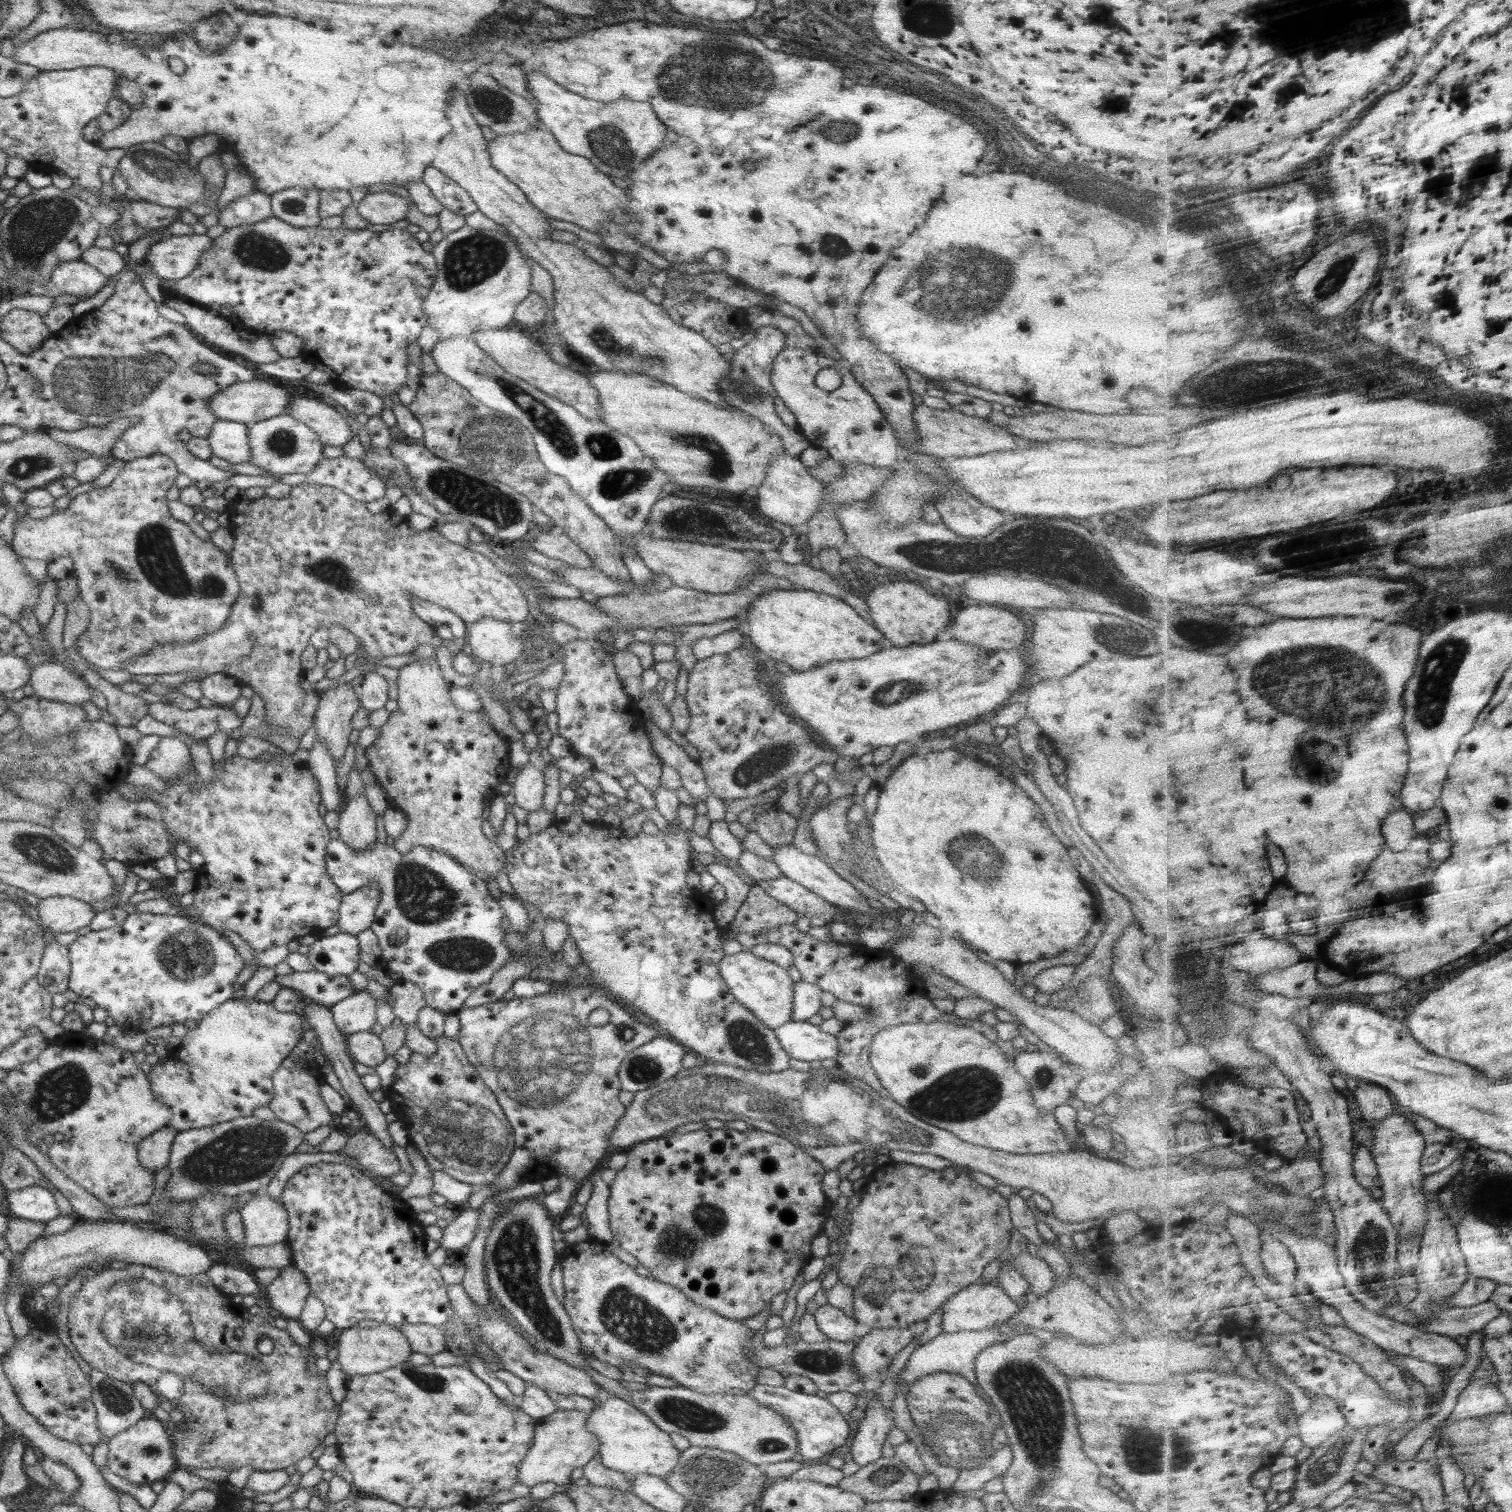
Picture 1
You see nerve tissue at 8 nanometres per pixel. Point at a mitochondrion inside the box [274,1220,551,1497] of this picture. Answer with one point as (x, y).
(428, 1382)

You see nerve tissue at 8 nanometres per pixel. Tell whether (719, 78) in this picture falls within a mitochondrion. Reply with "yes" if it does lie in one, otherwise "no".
yes

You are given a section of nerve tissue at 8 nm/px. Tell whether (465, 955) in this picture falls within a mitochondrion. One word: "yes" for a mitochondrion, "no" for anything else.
yes

